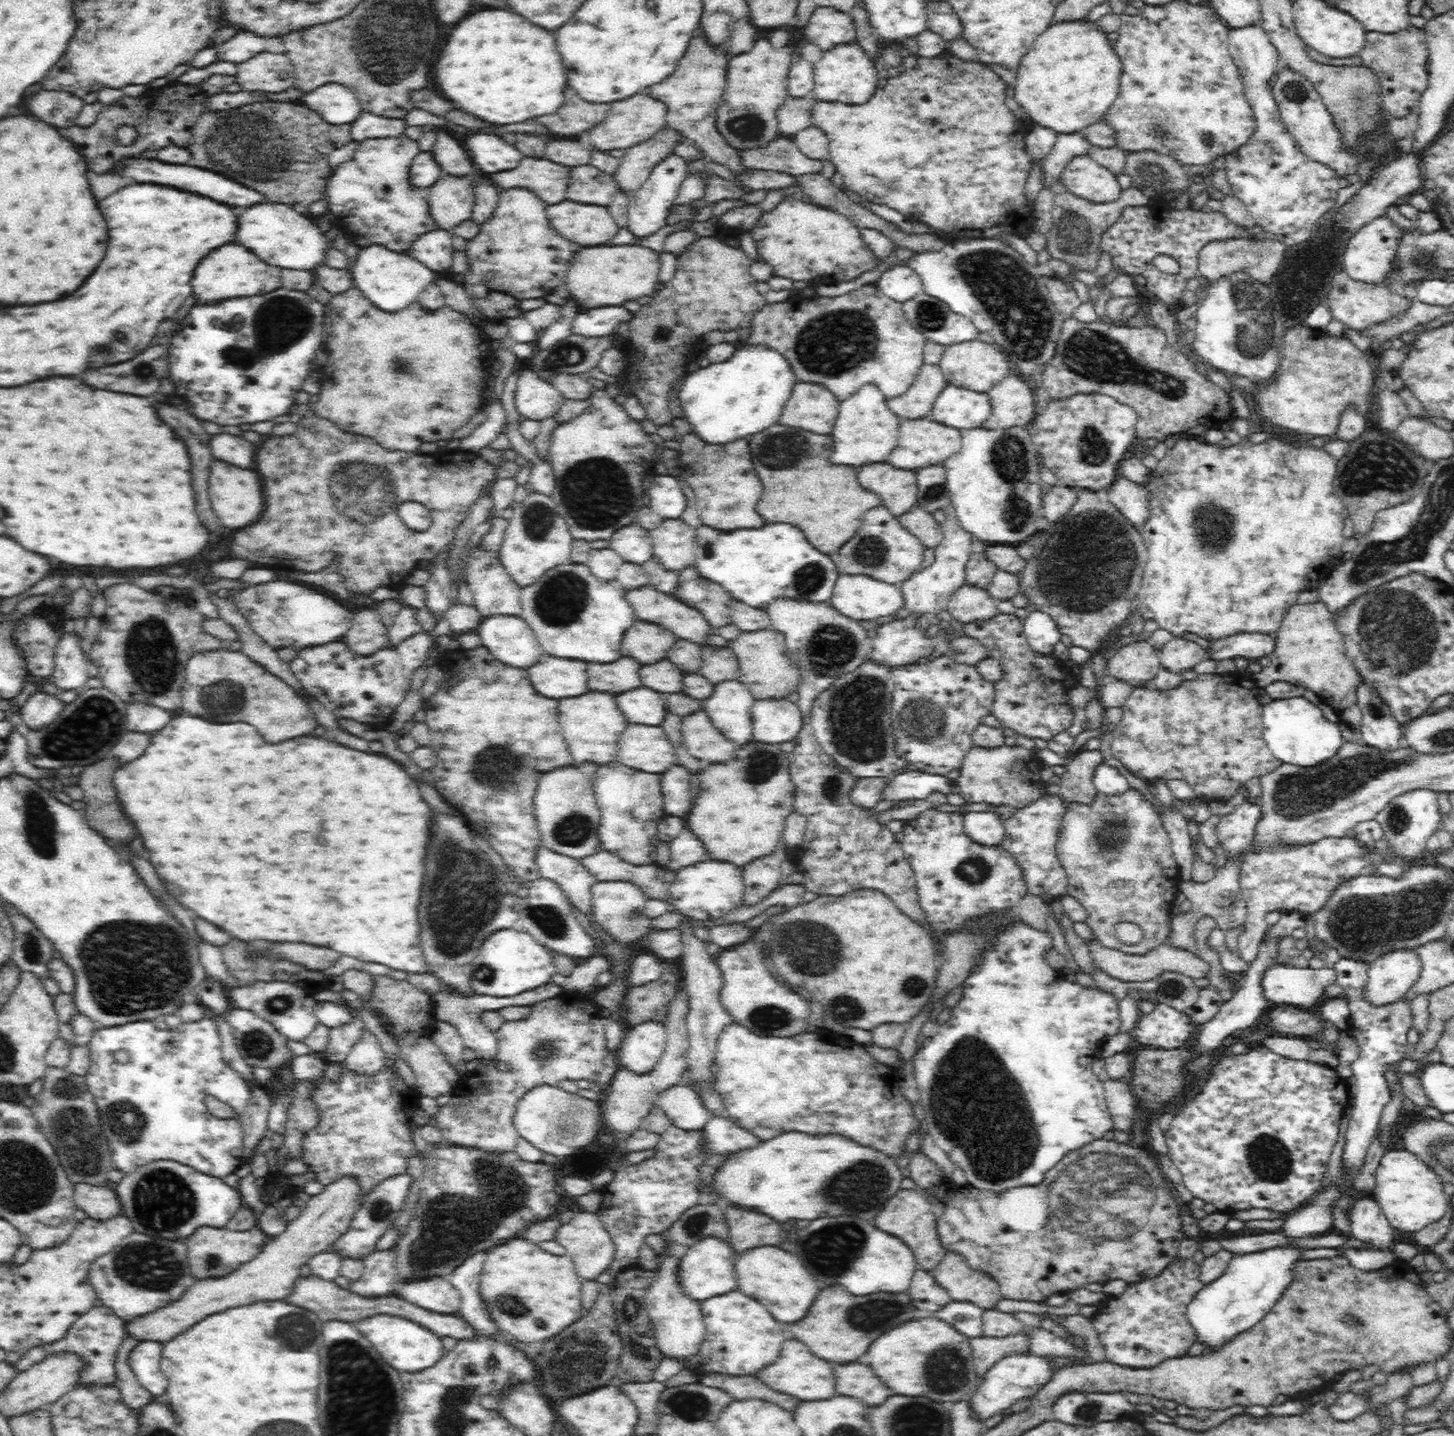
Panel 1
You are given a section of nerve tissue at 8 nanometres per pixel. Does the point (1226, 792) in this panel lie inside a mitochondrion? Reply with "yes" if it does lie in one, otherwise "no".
no

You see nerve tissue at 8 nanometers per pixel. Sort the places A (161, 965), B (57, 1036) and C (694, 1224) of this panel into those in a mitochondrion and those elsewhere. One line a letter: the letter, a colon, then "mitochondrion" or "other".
A: mitochondrion
B: other
C: mitochondrion

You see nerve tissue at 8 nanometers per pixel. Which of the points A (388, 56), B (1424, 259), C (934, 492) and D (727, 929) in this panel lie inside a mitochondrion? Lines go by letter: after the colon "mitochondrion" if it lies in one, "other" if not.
A: mitochondrion
B: mitochondrion
C: mitochondrion
D: other

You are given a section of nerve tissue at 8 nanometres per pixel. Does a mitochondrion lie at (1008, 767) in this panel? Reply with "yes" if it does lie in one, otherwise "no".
no

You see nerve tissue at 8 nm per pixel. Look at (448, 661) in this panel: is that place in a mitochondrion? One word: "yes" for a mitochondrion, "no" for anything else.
no

